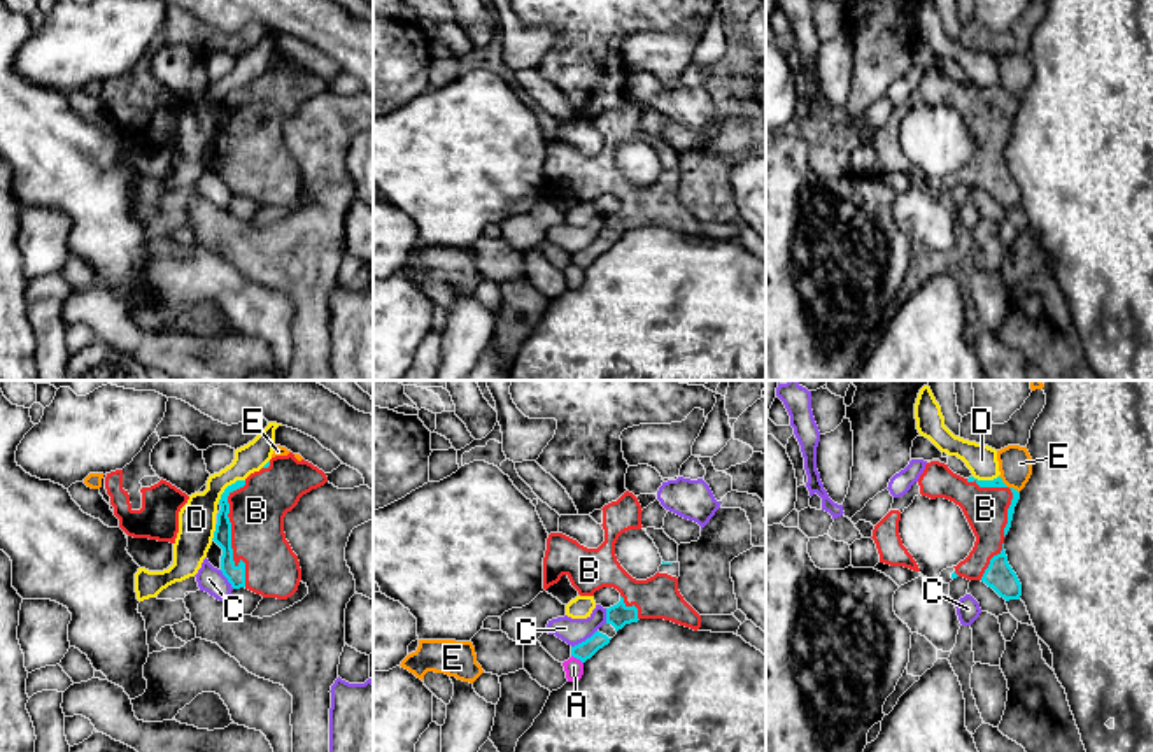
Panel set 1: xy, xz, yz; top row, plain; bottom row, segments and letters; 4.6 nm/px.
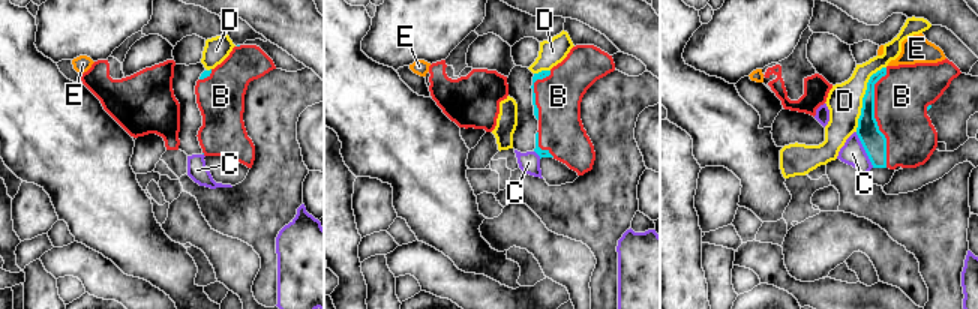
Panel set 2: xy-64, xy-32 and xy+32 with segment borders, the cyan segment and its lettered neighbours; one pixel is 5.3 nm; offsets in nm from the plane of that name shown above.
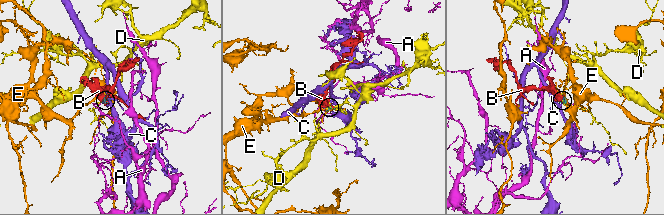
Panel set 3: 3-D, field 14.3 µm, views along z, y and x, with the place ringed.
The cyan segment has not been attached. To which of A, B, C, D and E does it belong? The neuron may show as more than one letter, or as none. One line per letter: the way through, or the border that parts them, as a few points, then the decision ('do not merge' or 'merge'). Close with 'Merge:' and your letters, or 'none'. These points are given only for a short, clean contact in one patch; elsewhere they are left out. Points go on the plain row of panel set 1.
A: border along xz (572, 262), (582, 270); do not merge
B: merge
C: border along xz (596, 237), (572, 255); do not merge
D: do not merge
E: border along yz (999, 83), (1018, 100); do not merge
Merge: B

